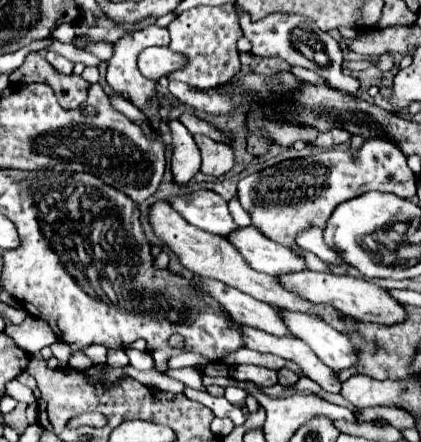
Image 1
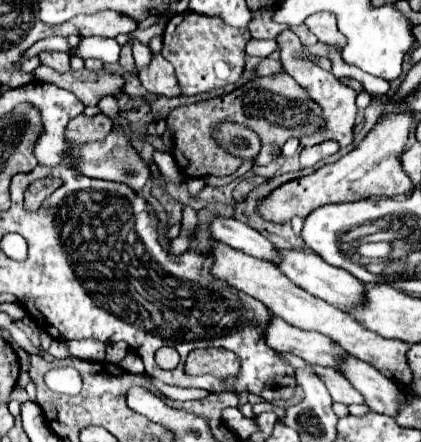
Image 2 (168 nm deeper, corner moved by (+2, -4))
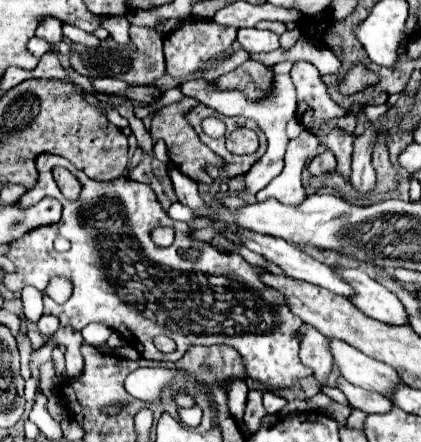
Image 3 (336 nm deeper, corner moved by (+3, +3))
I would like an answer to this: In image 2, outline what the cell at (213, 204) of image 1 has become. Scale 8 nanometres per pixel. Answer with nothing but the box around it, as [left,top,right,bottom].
[210,217,278,261]

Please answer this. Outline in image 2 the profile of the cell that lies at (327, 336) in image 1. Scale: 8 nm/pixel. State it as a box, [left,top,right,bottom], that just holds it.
[338,353,404,415]

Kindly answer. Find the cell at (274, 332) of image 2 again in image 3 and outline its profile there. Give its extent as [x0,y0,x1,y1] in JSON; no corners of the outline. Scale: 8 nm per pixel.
[331,340,403,398]

